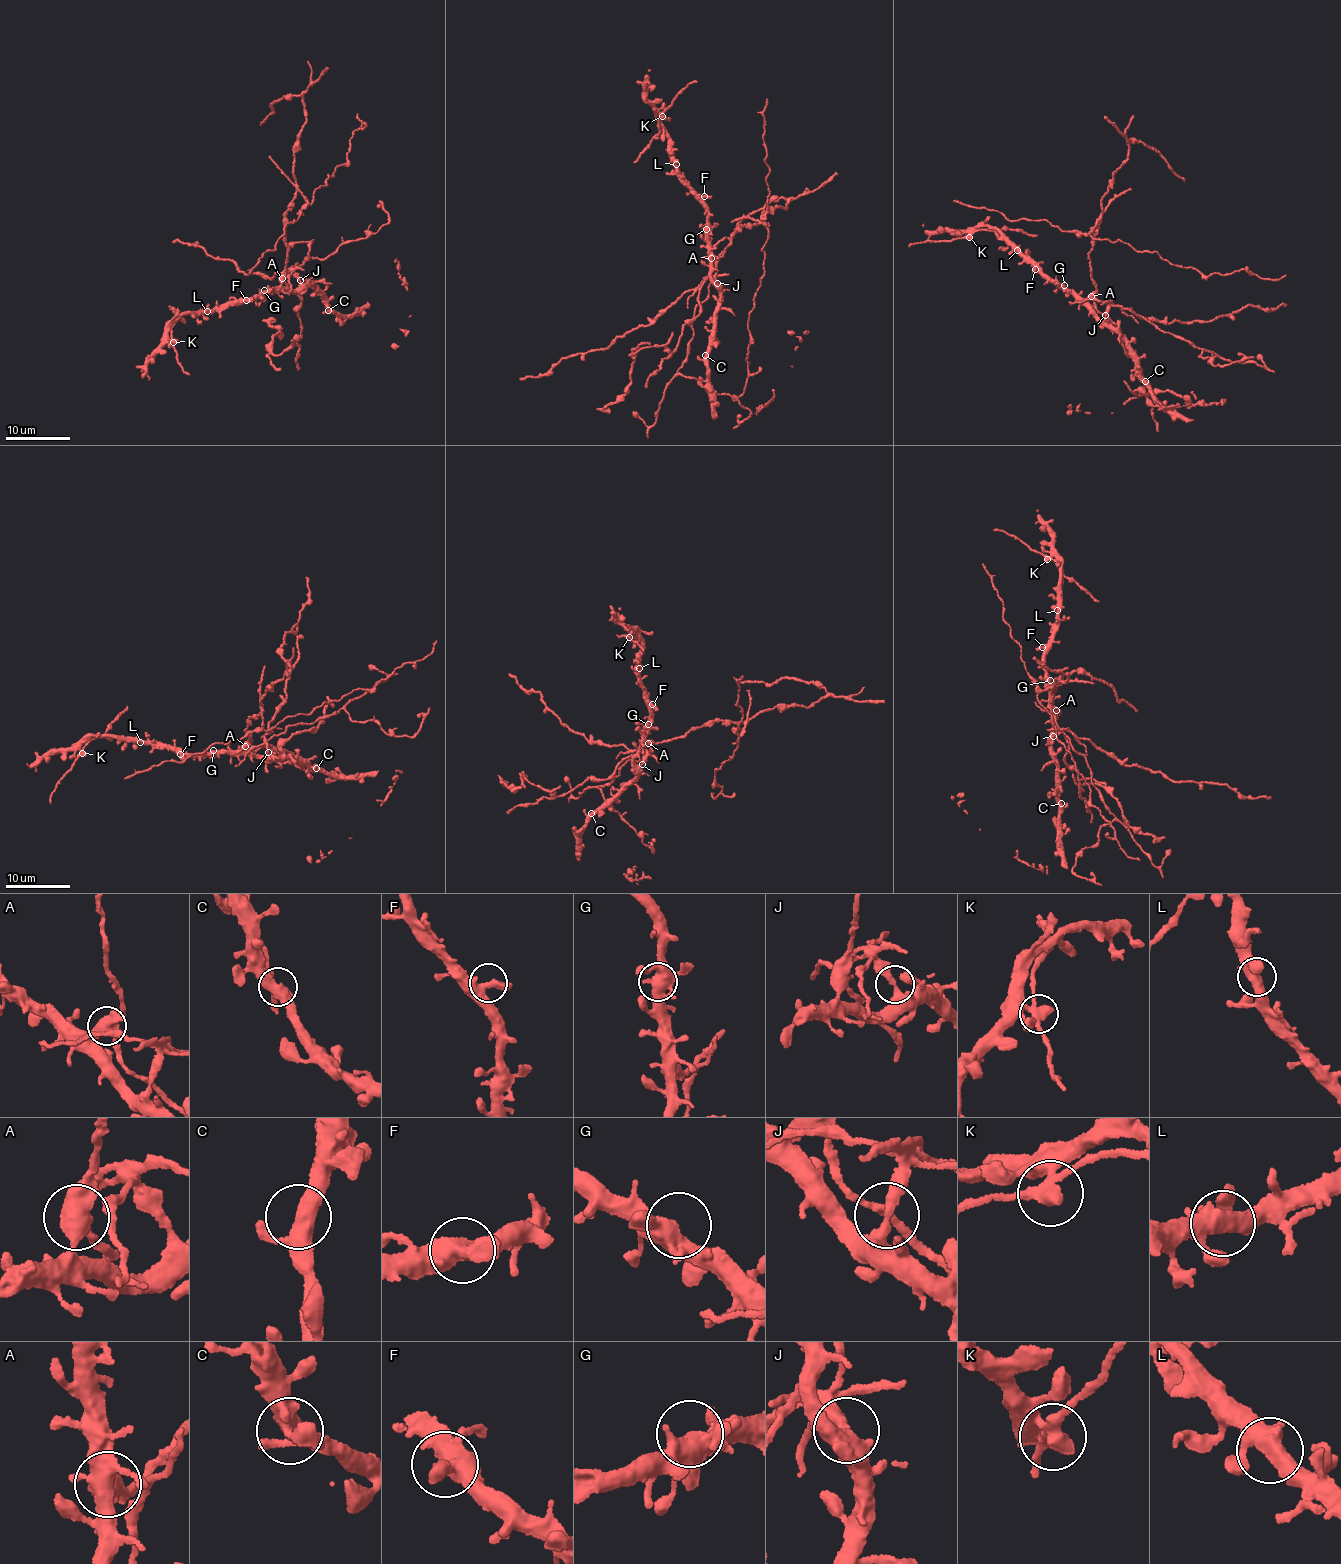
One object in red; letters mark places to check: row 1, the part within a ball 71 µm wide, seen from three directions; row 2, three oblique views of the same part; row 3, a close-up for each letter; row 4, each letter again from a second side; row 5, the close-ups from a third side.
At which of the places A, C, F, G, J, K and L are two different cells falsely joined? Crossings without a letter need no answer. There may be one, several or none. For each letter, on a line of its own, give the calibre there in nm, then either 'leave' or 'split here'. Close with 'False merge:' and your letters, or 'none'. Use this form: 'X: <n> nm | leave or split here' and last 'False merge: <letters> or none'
A: 500 nm | split here
C: 420 nm | leave
F: 440 nm | leave
G: 440 nm | leave
J: 360 nm | split here
K: 340 nm | split here
L: 440 nm | leave
False merge: A, J, K

